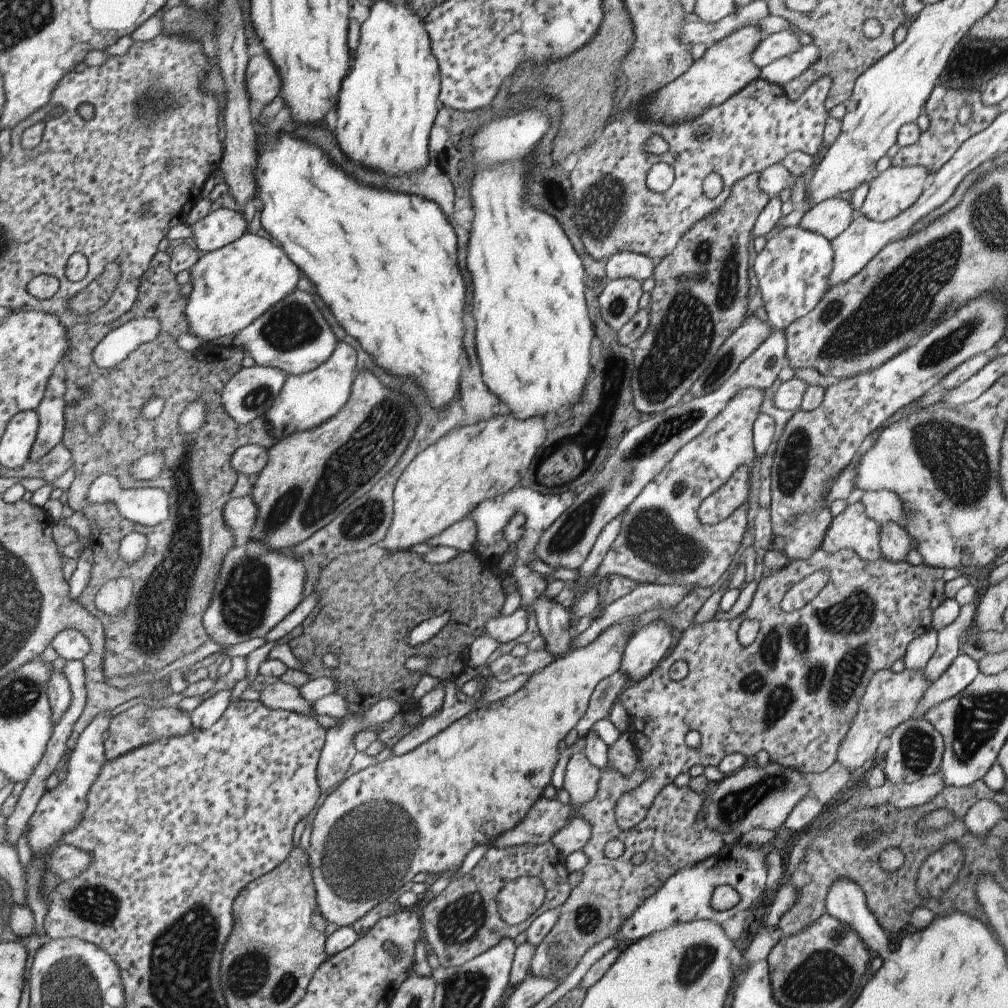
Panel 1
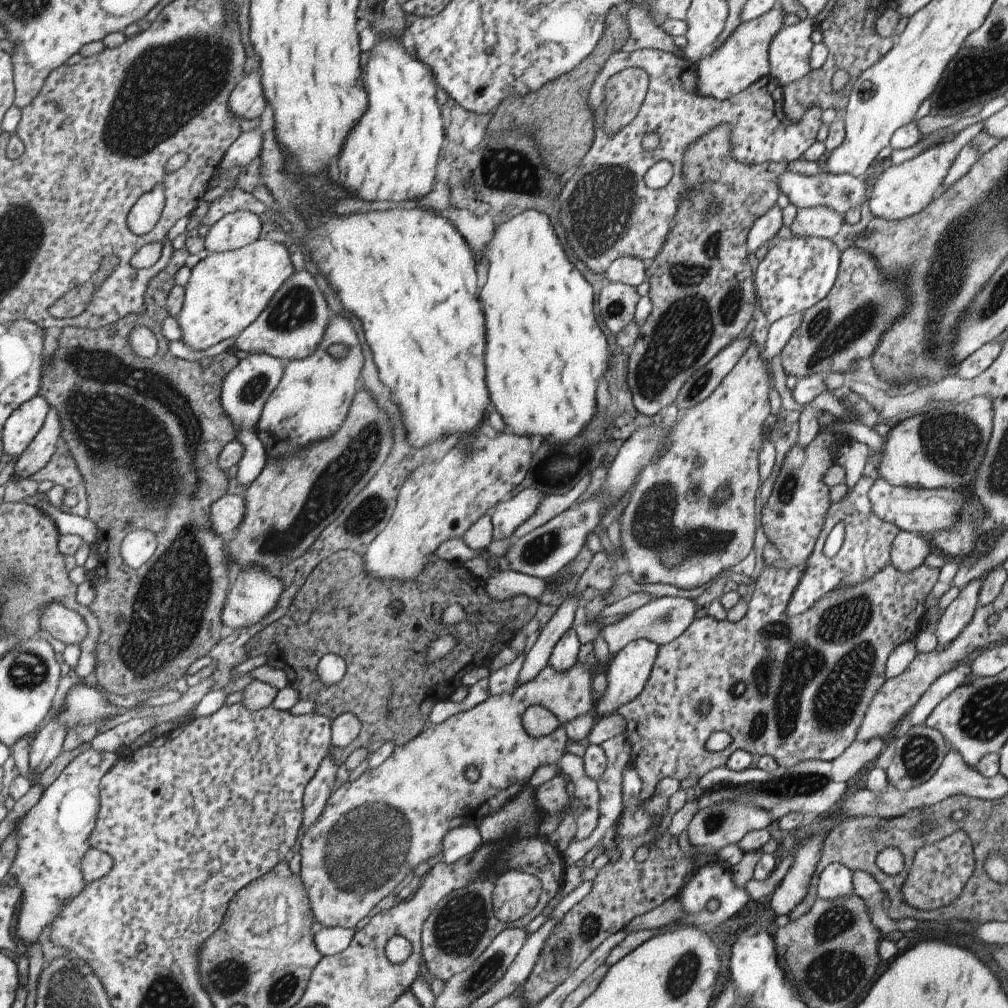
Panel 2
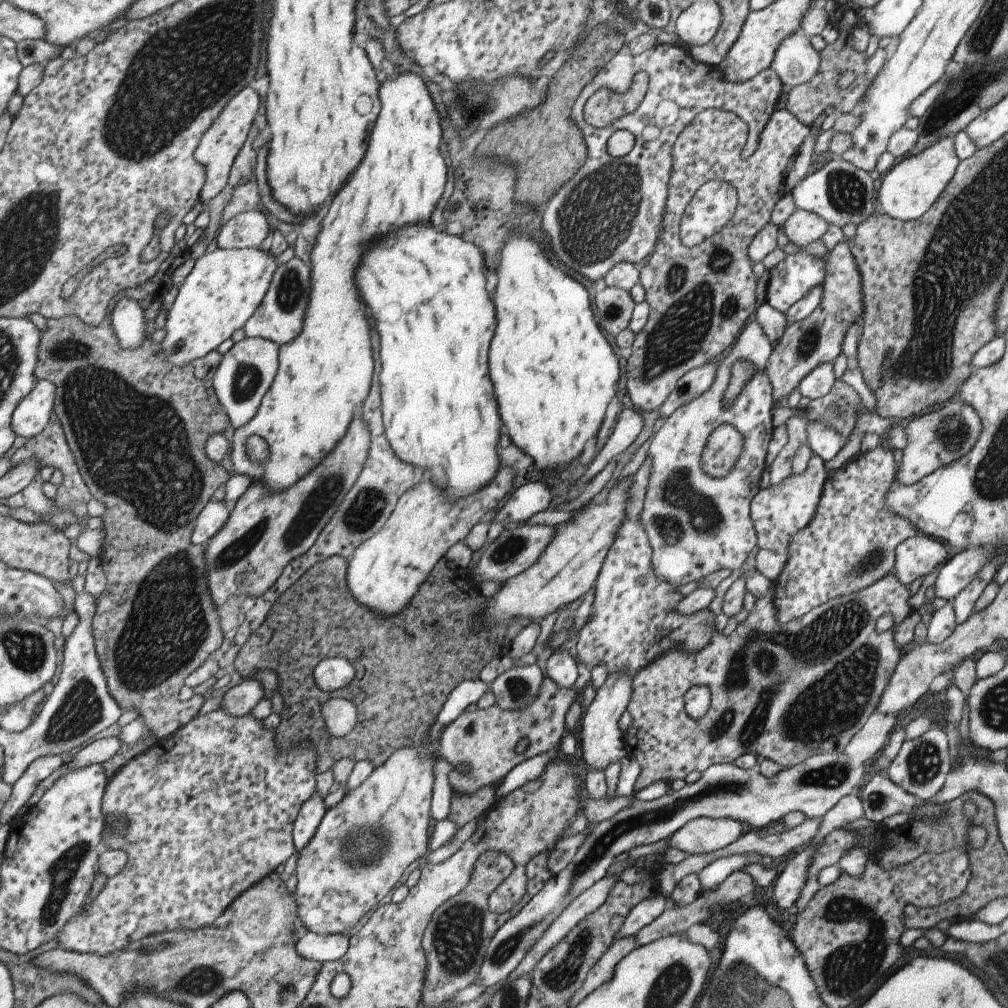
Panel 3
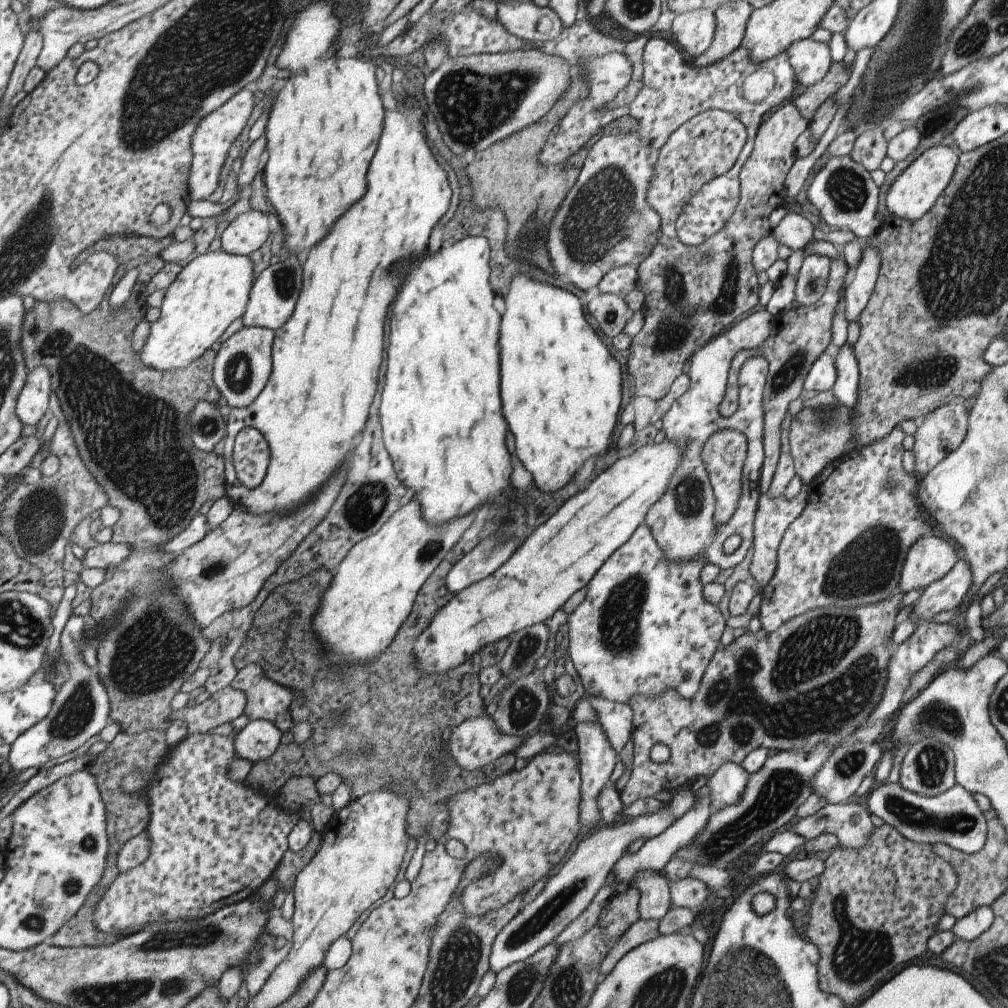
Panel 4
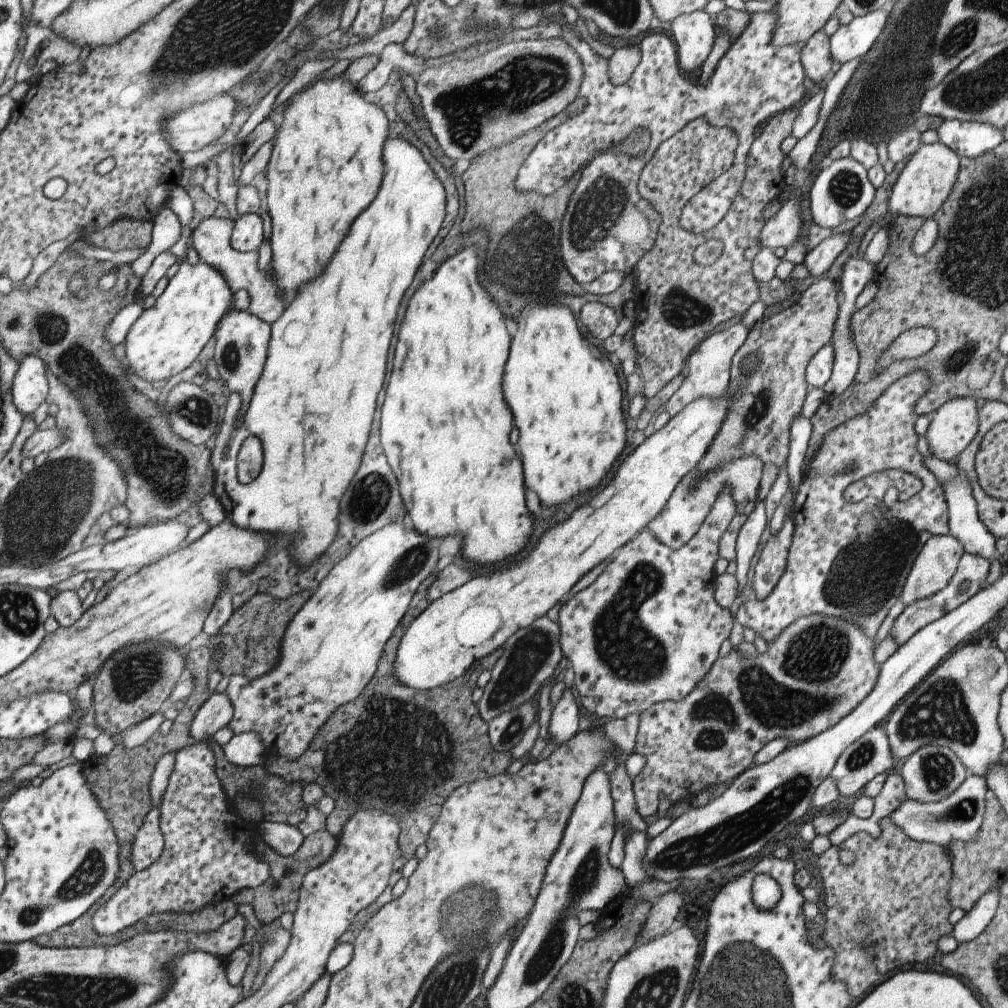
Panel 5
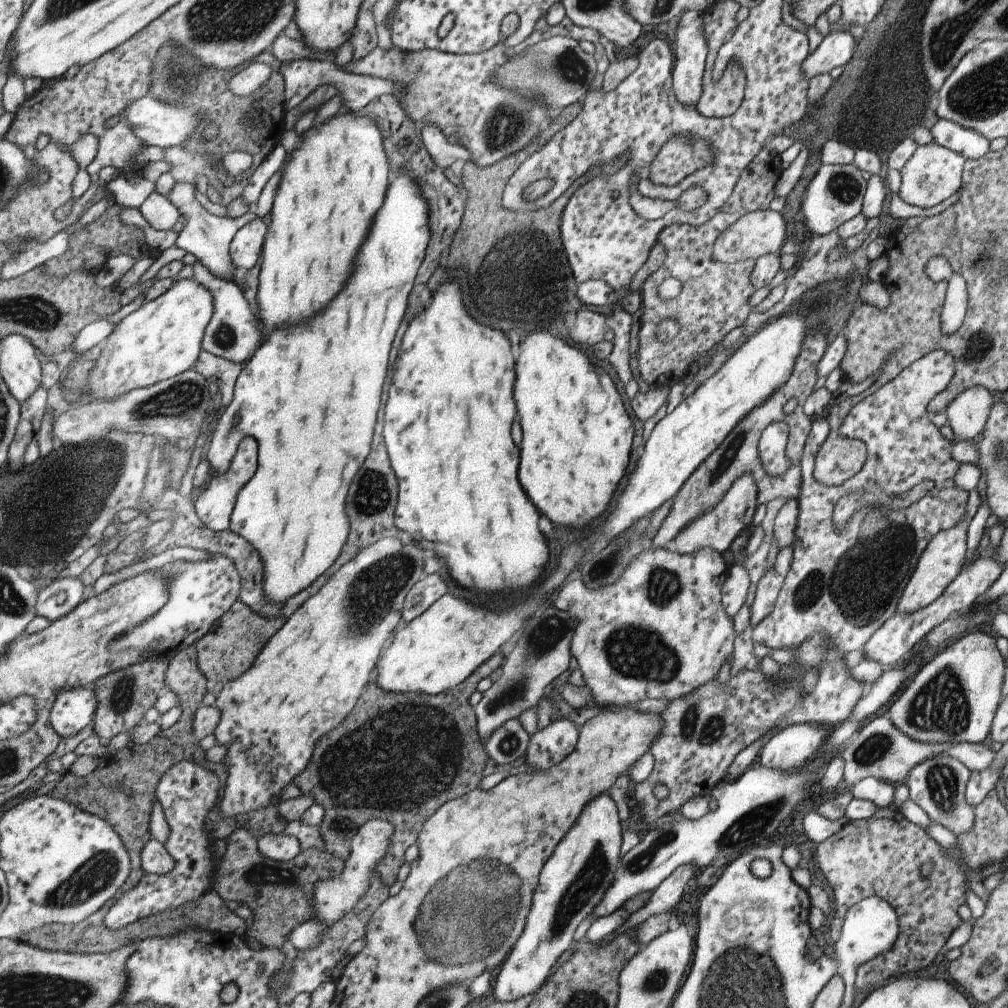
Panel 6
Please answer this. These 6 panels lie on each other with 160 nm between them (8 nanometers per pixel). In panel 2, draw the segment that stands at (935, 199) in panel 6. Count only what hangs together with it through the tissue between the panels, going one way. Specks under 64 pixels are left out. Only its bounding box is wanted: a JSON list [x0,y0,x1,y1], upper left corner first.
[867,121,983,221]

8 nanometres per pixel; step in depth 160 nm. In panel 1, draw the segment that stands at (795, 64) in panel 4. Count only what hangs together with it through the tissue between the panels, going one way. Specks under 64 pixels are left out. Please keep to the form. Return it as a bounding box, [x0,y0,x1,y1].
[752,29,799,68]

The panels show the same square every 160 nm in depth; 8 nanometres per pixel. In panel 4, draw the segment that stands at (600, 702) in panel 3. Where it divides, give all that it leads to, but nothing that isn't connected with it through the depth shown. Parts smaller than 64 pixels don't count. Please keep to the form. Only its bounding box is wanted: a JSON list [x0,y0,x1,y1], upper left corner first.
[574,722,617,836]

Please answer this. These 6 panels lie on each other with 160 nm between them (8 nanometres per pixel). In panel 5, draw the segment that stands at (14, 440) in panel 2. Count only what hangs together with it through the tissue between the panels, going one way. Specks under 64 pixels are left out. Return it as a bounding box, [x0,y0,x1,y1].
[14,354,50,416]

